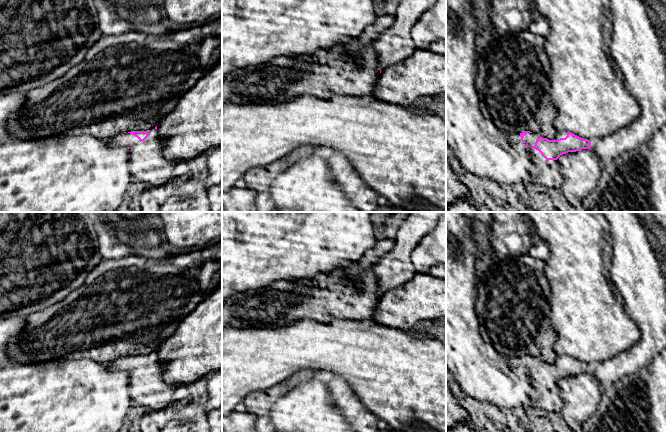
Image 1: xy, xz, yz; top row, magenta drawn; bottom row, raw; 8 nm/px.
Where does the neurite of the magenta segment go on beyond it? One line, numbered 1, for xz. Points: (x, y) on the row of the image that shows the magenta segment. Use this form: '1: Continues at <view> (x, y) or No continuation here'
1: No continuation here

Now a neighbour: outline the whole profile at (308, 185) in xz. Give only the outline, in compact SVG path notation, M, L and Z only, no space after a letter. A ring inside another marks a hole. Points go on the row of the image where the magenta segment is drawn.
M312 152L279 174L269 194L275 208L283 212L361 212L352 205L336 184L327 159Z

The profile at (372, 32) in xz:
M389 12L380 17L377 17L373 24L366 27L362 38L365 40L376 40L385 30L393 25L394 21L394 15Z

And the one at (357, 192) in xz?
M334 152L327 161L336 184L352 205L361 212L371 212L378 206L380 195L363 181L343 154Z

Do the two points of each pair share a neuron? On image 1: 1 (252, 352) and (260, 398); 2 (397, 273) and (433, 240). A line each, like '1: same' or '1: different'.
1: different
2: different

